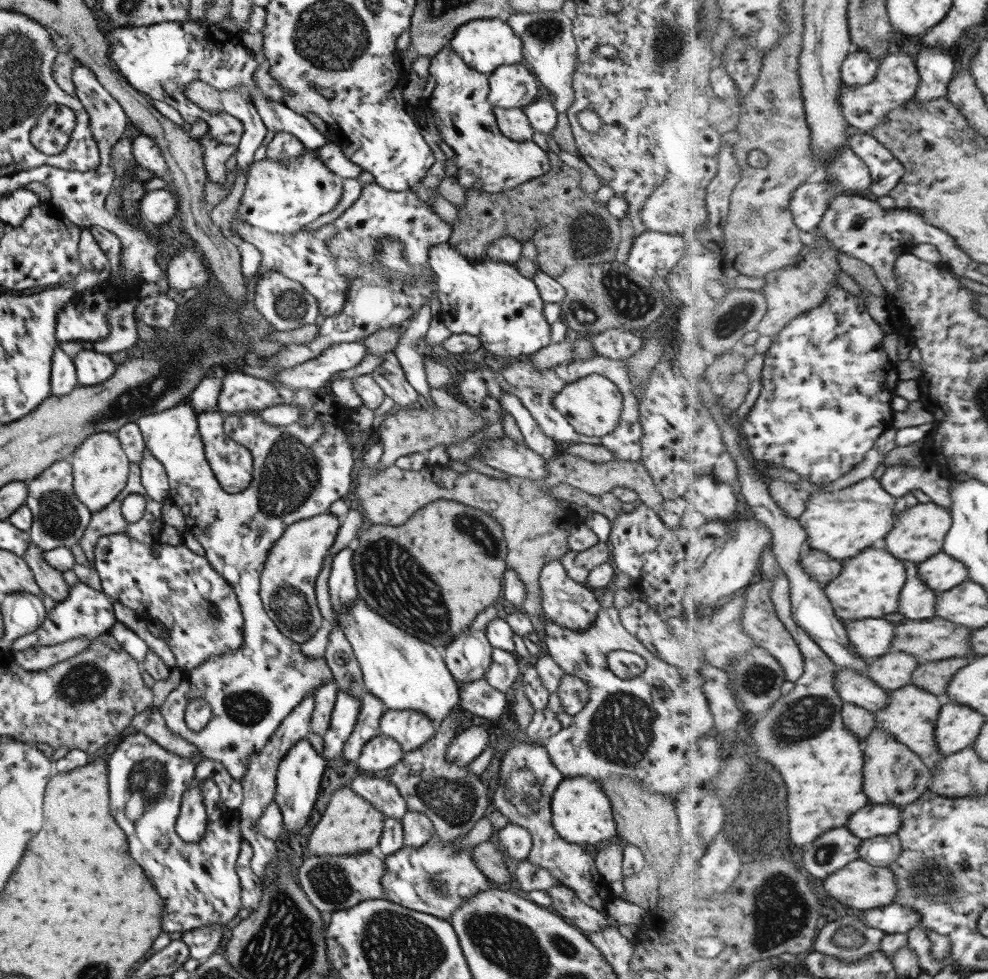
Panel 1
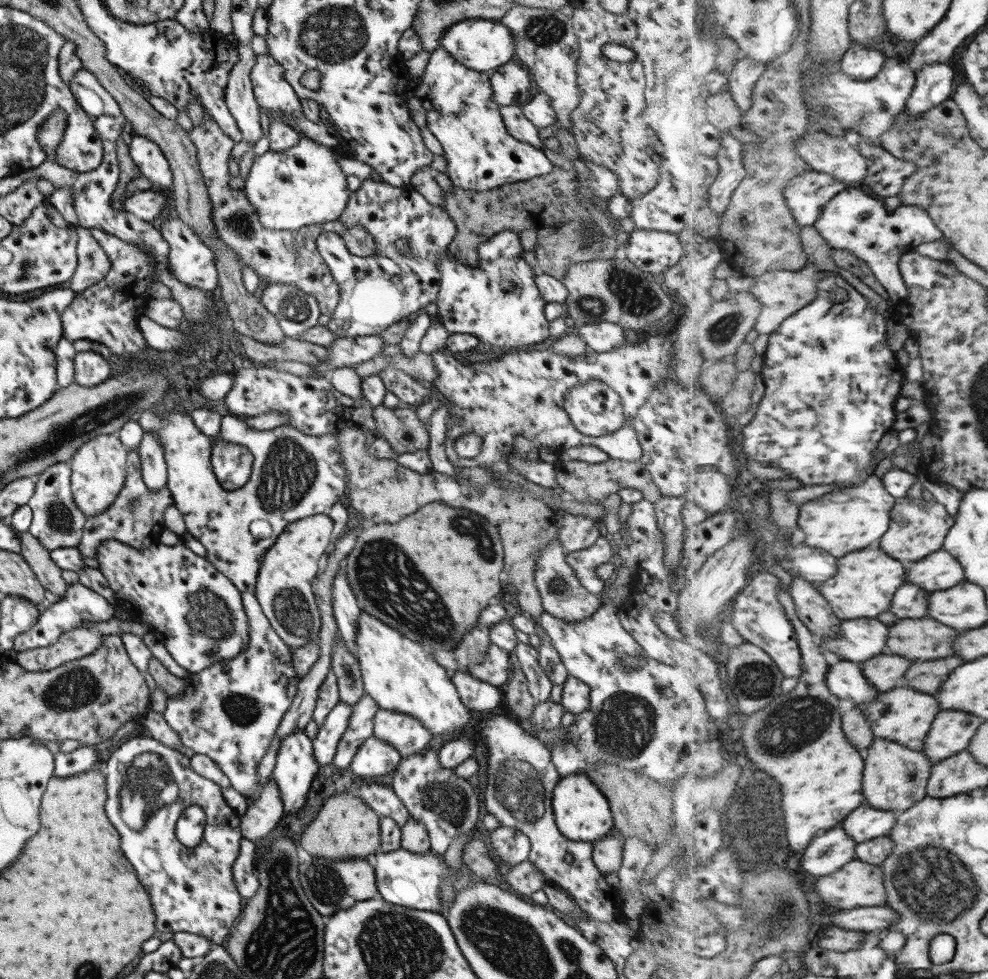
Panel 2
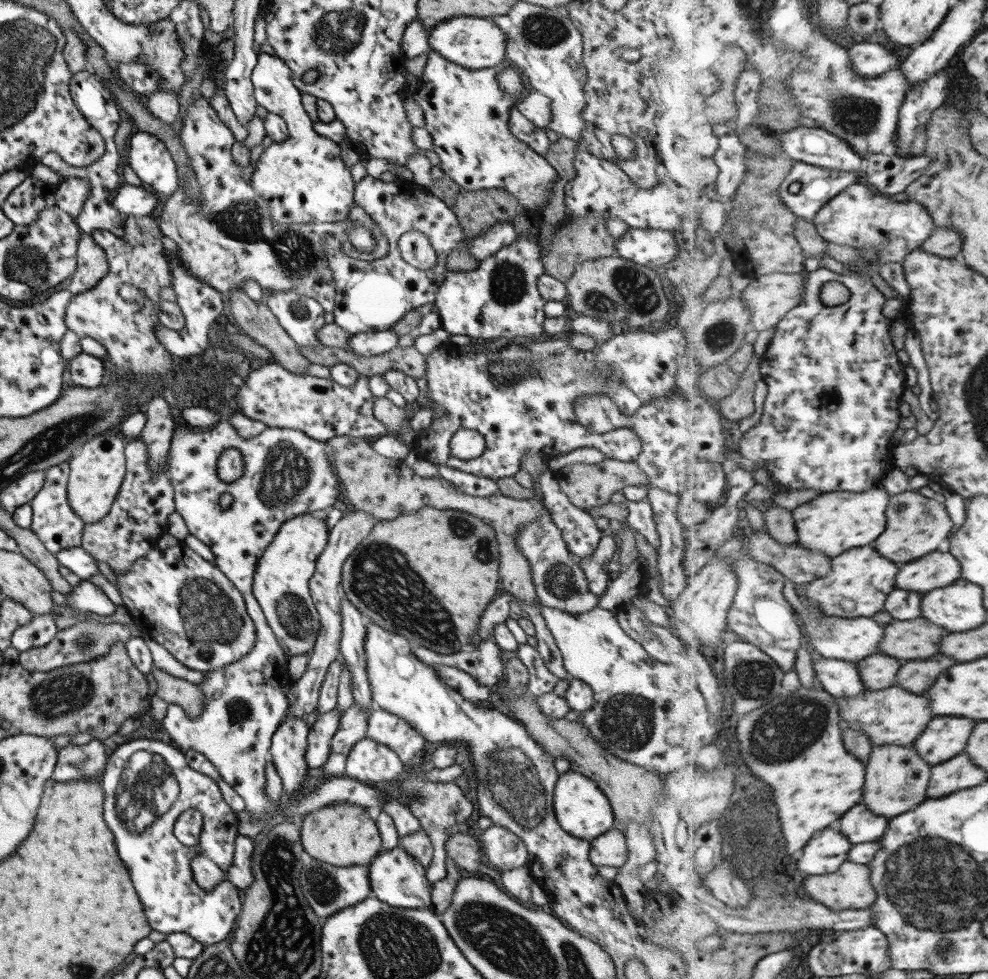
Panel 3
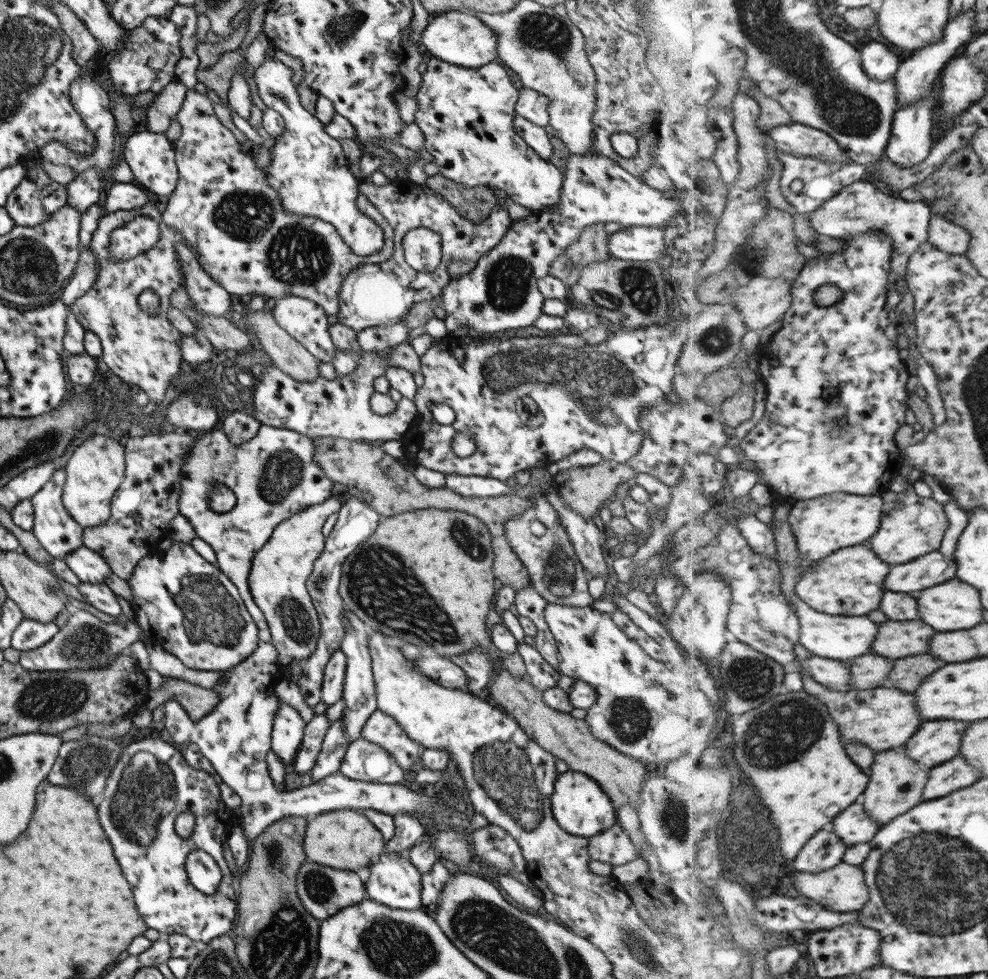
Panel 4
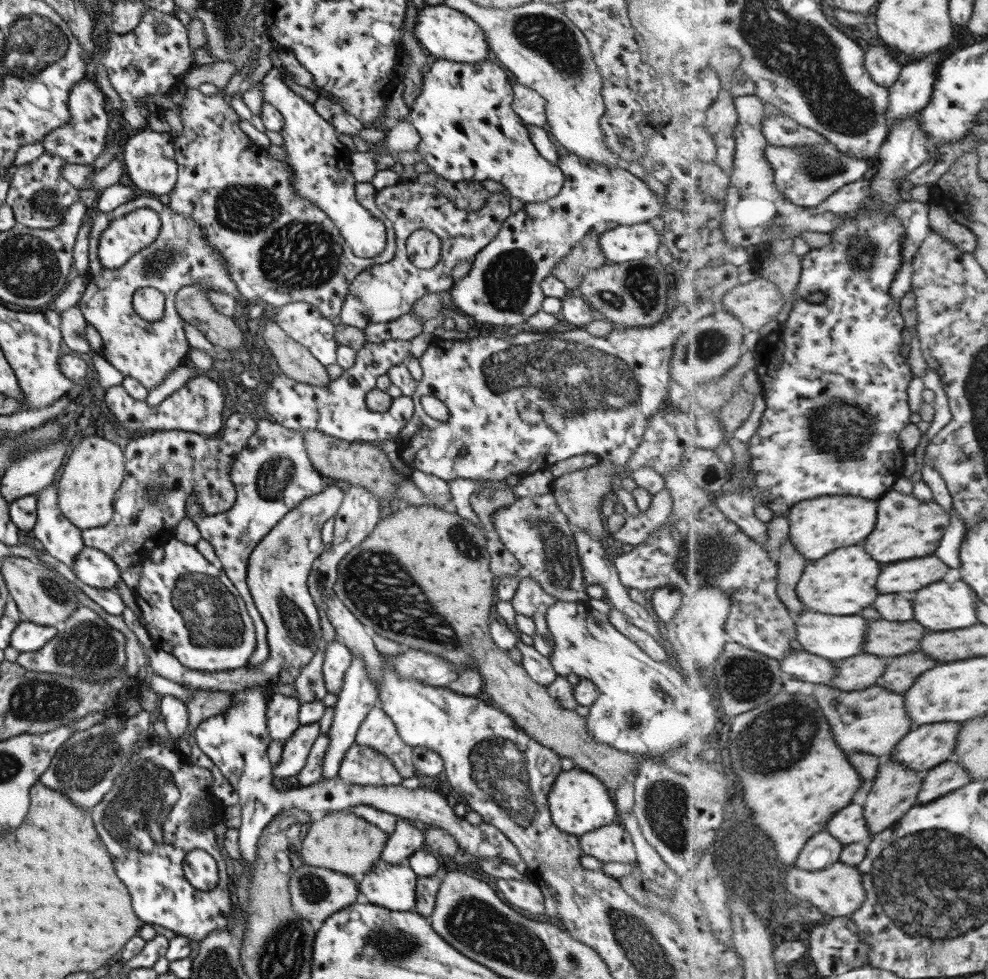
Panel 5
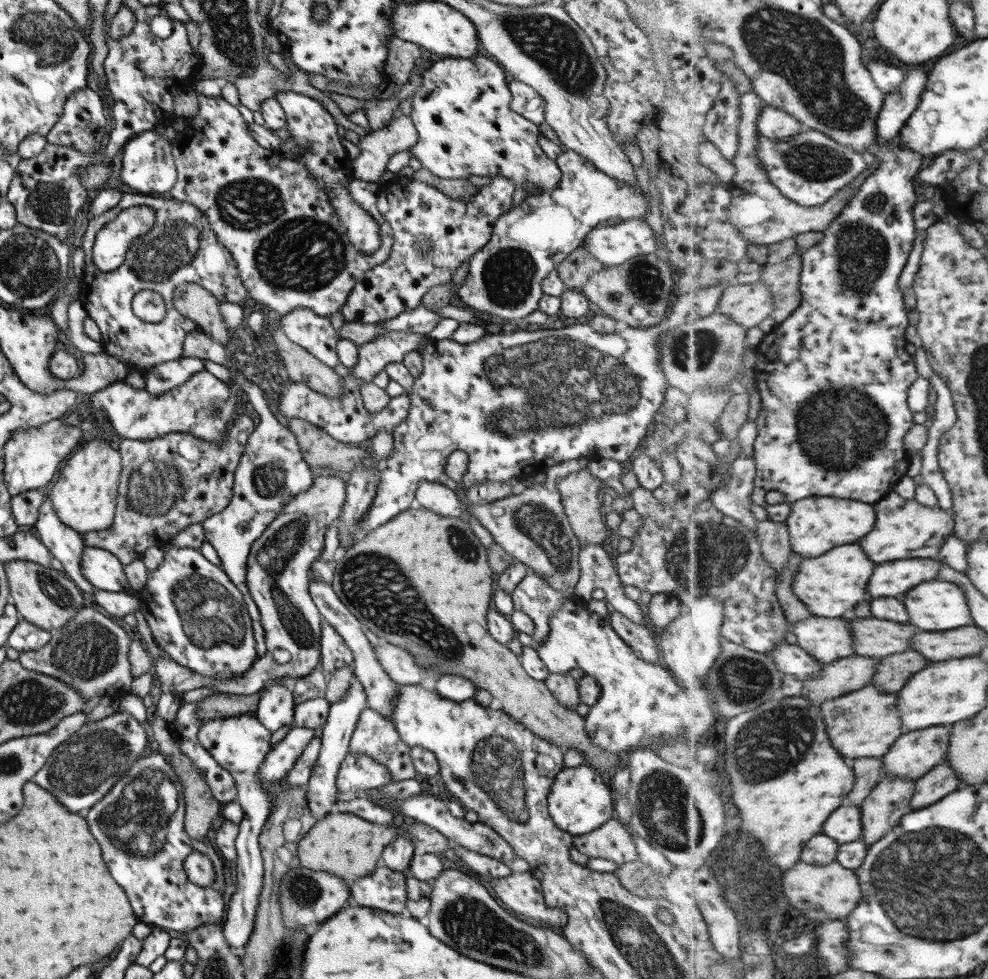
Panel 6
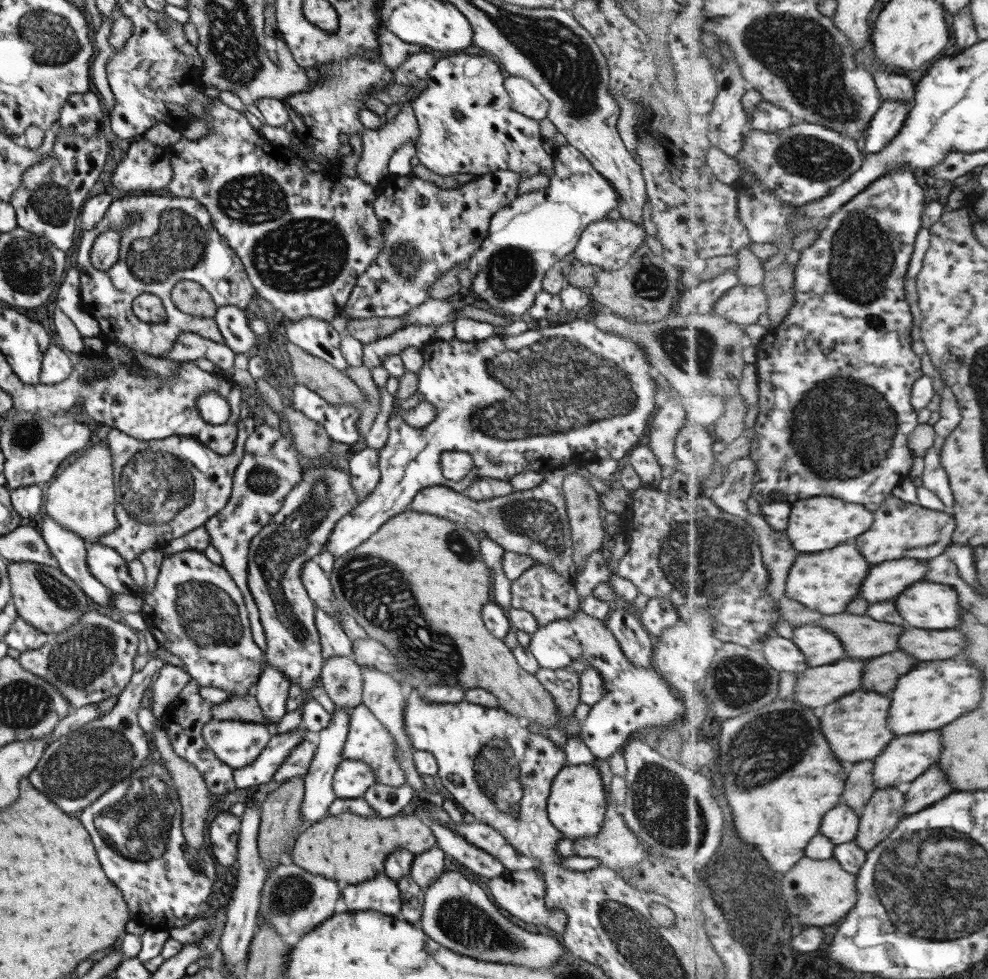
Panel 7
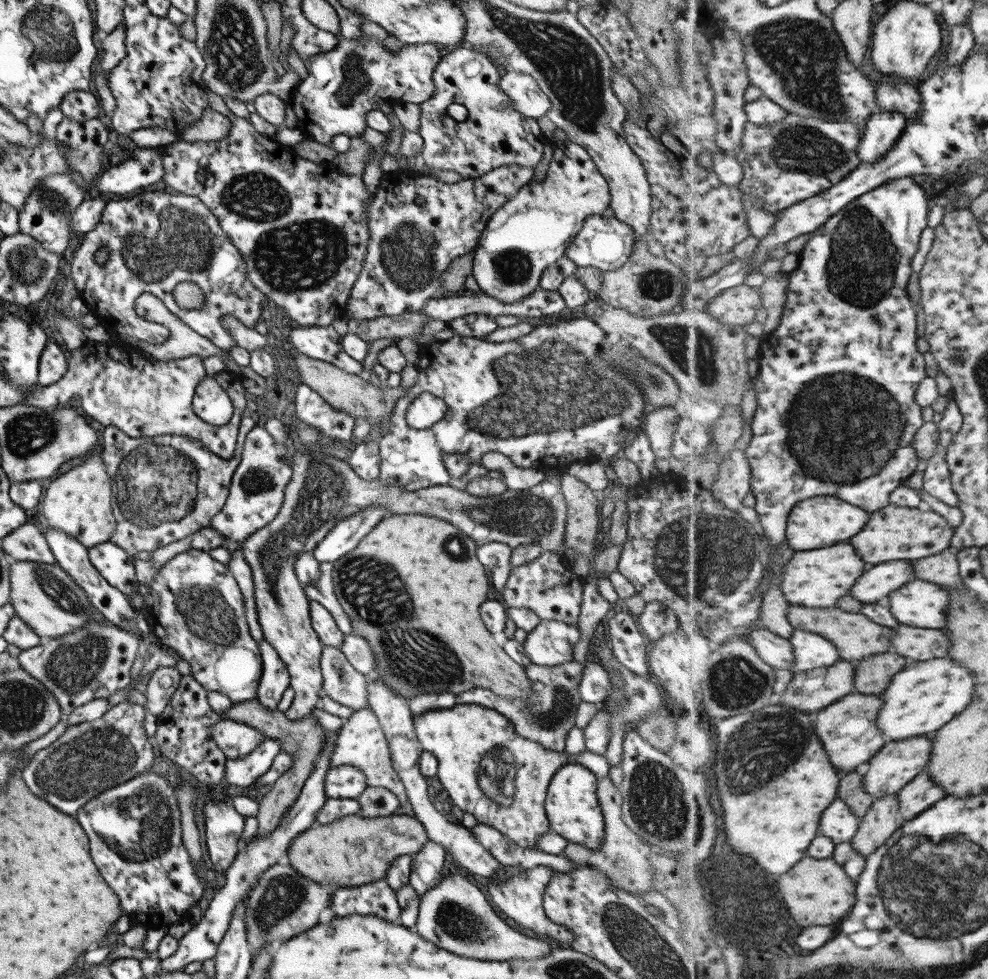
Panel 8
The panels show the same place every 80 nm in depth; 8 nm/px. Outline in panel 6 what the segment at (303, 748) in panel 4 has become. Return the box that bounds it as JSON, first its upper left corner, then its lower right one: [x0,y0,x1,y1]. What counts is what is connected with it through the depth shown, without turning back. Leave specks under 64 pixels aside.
[258,727,314,782]

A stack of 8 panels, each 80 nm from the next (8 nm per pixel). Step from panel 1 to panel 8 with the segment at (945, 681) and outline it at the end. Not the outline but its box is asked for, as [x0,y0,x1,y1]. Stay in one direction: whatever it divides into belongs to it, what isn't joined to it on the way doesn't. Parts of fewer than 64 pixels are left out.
[855,654,907,694]

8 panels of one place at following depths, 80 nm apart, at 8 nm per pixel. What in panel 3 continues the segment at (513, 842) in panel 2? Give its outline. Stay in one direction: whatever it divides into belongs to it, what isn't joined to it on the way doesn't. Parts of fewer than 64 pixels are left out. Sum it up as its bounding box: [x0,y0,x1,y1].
[477,825,528,871]

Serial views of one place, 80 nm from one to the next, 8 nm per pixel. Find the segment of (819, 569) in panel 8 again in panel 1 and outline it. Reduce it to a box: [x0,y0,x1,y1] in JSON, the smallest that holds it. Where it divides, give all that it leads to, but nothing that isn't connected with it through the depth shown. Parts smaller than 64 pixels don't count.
[825,550,905,621]

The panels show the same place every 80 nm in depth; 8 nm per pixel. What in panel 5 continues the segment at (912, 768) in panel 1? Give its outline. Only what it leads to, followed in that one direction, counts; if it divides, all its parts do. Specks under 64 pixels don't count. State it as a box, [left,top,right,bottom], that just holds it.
[864,756,925,836]

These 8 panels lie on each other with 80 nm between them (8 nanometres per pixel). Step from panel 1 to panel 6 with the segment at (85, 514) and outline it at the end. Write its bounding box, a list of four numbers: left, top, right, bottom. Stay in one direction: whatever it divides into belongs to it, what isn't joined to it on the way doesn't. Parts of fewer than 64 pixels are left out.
[34,495,94,596]

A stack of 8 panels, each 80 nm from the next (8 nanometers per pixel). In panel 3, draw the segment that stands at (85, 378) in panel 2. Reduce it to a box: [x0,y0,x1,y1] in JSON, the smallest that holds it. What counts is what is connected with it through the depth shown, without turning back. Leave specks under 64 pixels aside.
[68,352,103,388]

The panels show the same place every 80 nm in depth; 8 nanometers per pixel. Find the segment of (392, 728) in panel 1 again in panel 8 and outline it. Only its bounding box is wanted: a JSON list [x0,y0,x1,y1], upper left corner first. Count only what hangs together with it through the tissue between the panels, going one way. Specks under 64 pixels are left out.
[329,707,407,810]

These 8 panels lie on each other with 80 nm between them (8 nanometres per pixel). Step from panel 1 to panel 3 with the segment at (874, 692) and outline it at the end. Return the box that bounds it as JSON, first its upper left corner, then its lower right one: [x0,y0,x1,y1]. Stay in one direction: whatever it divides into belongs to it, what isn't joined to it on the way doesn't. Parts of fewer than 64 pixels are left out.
[813,659,867,697]

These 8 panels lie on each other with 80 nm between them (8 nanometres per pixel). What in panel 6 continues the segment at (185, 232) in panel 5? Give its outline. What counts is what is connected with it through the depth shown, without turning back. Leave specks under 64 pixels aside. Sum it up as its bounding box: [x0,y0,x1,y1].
[77,191,248,376]

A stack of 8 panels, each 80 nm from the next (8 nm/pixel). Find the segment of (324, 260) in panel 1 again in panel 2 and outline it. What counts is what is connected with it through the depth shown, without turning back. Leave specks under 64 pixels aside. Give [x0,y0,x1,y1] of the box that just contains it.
[187,112,376,315]

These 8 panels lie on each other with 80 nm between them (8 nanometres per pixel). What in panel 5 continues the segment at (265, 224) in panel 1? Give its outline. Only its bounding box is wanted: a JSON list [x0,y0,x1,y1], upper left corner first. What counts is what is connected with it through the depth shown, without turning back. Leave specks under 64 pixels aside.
[258,67,386,258]

